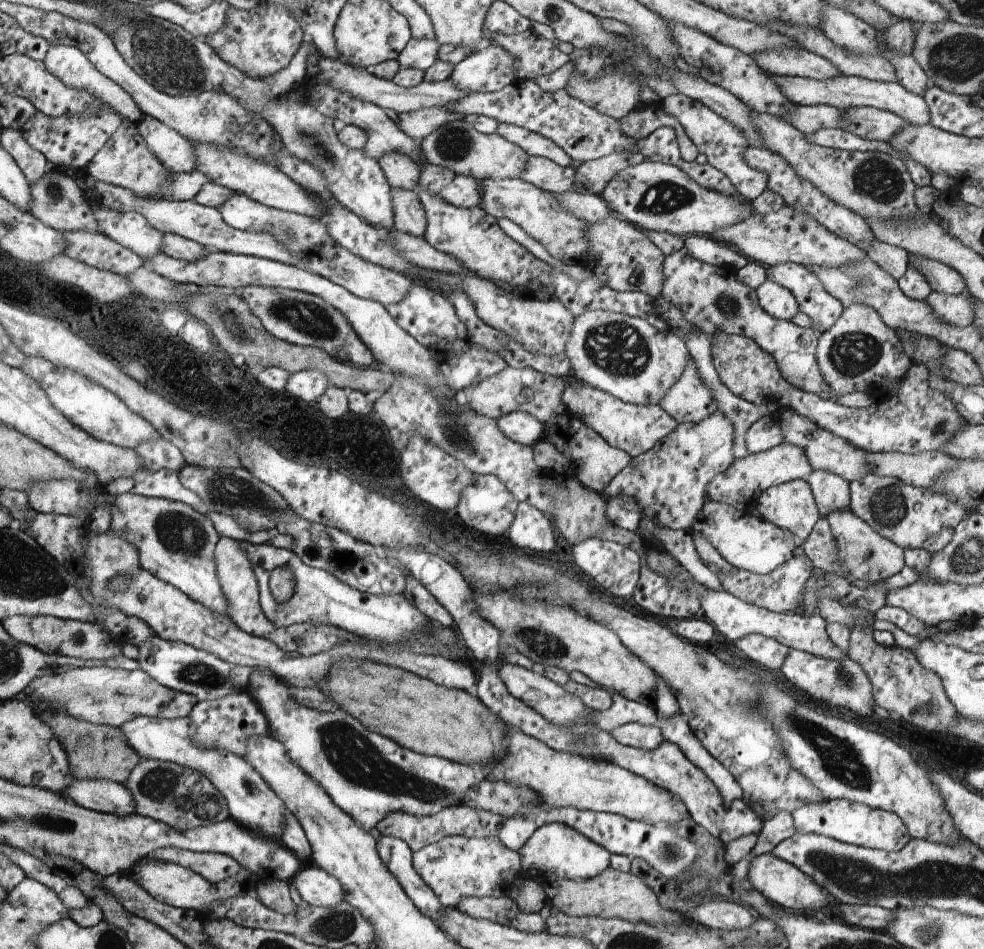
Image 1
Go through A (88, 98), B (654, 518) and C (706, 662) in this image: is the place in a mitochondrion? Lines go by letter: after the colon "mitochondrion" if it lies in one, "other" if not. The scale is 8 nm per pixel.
A: other
B: other
C: other

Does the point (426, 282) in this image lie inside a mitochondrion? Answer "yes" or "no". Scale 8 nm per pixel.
no

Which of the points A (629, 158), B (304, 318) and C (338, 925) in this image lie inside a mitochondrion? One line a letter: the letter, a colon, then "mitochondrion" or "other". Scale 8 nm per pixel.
A: other
B: mitochondrion
C: mitochondrion

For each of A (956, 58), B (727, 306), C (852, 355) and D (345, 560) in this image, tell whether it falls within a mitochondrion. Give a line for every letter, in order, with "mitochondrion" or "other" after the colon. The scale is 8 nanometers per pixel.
A: mitochondrion
B: mitochondrion
C: mitochondrion
D: mitochondrion

